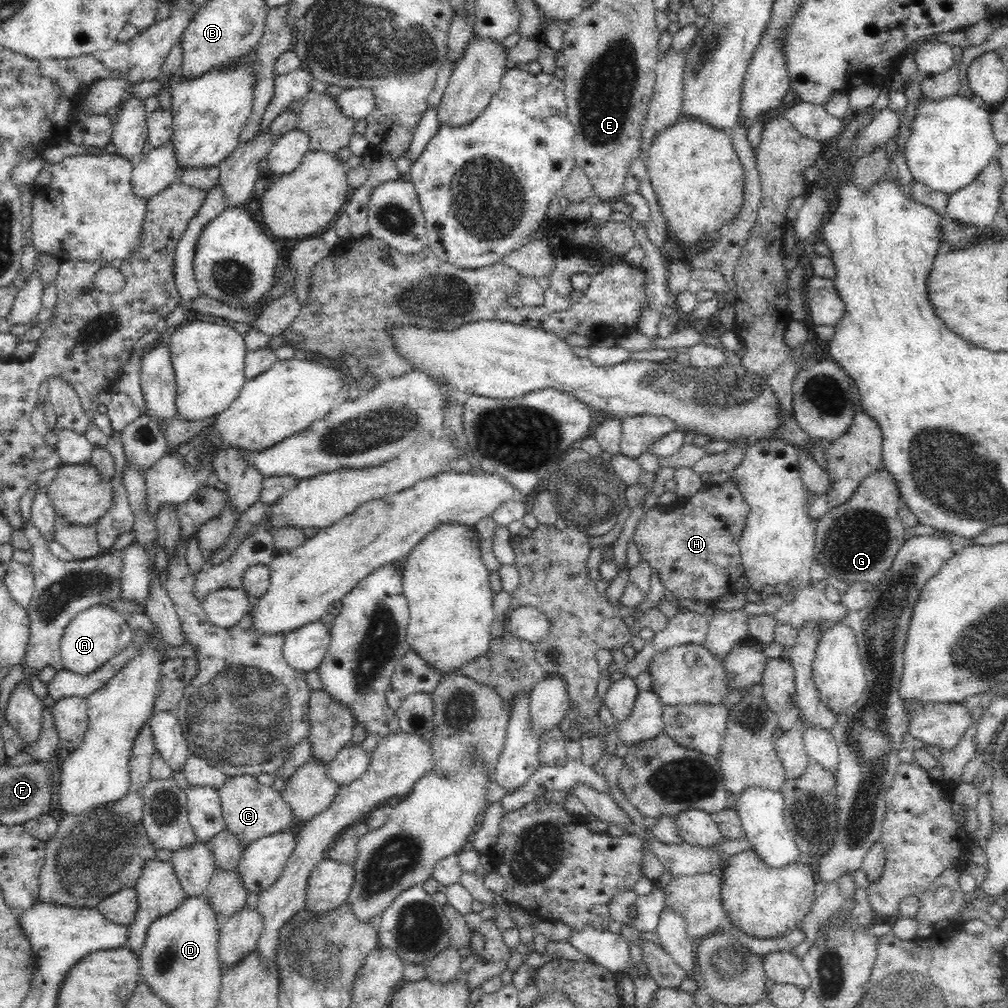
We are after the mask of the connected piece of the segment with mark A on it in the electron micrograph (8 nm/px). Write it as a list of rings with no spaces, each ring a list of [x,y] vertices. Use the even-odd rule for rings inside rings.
[[[98,604],[70,618],[60,640],[64,667],[75,670],[78,674],[88,674],[124,650],[132,642],[133,630],[123,615],[124,612],[115,604]]]

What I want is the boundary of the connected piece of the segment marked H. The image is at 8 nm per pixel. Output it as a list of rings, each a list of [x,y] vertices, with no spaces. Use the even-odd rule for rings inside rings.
[[[728,479],[706,492],[699,491],[685,500],[683,505],[671,504],[665,510],[658,510],[655,506],[640,520],[633,540],[642,552],[643,559],[650,562],[652,571],[660,575],[664,589],[674,595],[675,599],[698,599],[715,604],[717,599],[732,594],[735,583],[744,575],[739,542],[748,512],[749,506],[744,502],[735,482]]]

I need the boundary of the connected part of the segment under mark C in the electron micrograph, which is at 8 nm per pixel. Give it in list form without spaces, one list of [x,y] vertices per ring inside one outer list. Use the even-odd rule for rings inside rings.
[[[228,775],[226,782],[217,791],[221,798],[223,819],[227,828],[236,835],[236,838],[246,844],[262,836],[282,832],[288,828],[297,828],[301,824],[297,818],[293,817],[295,812],[285,801],[282,793],[277,789],[262,785],[254,775]]]

